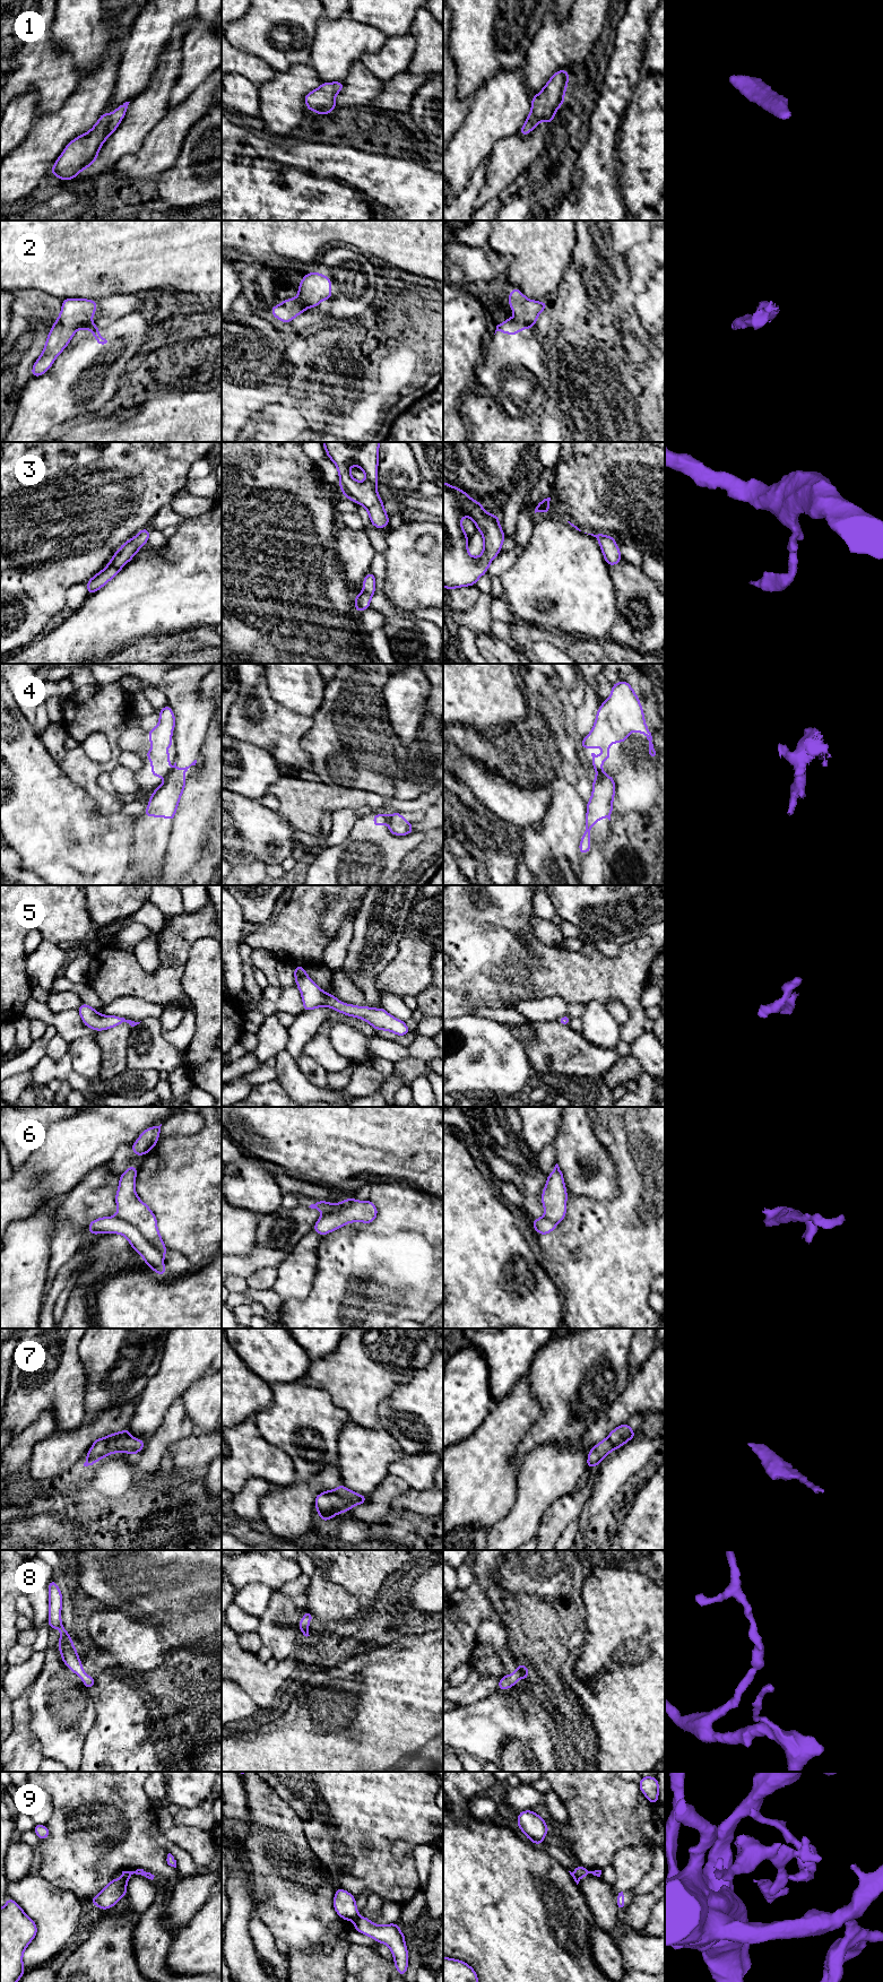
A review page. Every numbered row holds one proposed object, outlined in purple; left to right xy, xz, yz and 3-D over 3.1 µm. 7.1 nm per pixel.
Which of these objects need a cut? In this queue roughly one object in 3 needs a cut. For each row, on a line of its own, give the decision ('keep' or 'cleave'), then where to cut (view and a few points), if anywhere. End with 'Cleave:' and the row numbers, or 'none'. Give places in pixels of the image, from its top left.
1: keep | no cut
2: cleave | xy (91, 321), (80, 325), (76, 330)
3: keep | no cut
4: cleave | xz (389, 816), (387, 823)
5: keep | no cut
6: cleave | xy (115, 1215), (129, 1221), (163, 1257)
7: keep | no cut
8: keep | no cut
9: cleave | xz (357, 1916), (354, 1919)
Cleave: 2, 4, 6, 9

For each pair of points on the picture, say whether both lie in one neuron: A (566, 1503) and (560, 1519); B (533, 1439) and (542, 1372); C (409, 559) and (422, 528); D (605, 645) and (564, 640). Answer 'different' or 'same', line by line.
A: same
B: same
C: same
D: same

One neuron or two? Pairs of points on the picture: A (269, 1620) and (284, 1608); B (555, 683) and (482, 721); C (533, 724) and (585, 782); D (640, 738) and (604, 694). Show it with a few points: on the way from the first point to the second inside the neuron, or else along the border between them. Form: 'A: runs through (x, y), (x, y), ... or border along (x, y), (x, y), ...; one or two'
A: runs through (273, 1619), (280, 1611); one
B: border along (522, 691), (526, 697); two
C: border along (579, 770), (574, 784); two
D: border along (611, 694), (602, 703); two

